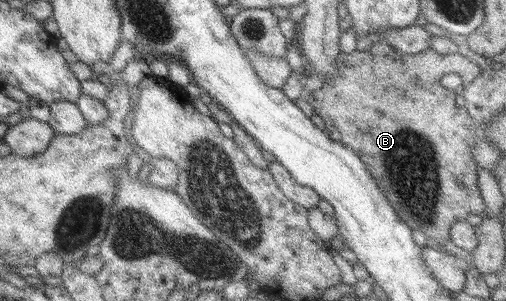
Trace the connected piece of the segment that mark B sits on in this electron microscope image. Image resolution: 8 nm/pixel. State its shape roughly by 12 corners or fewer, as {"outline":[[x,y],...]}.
{"outline":[[377,40],[306,95],[426,239],[485,217],[437,63]]}

